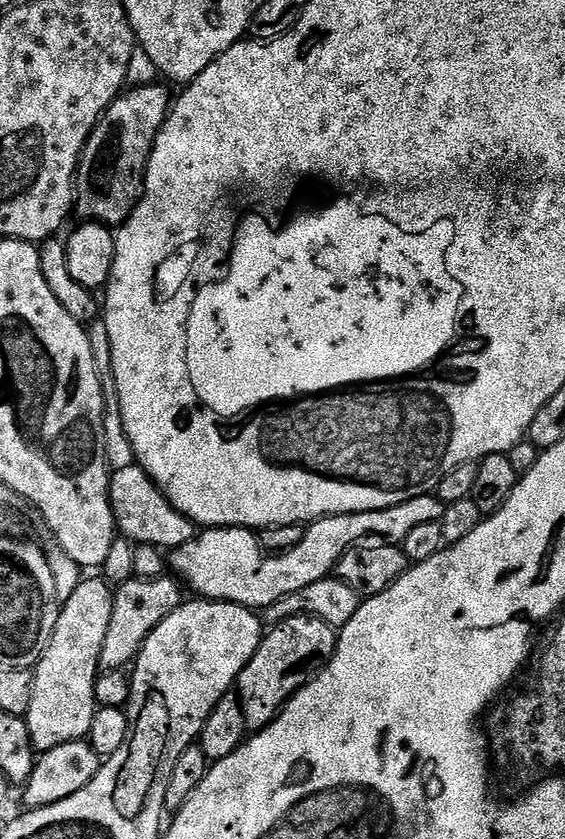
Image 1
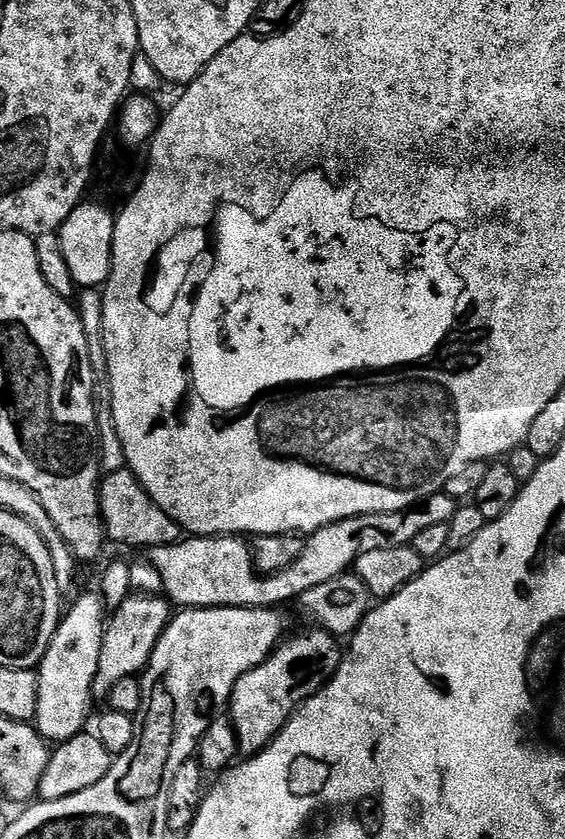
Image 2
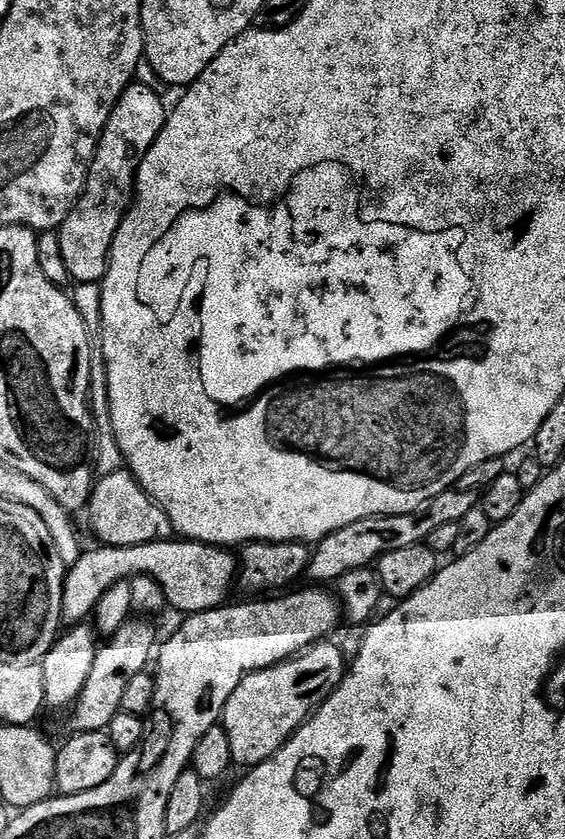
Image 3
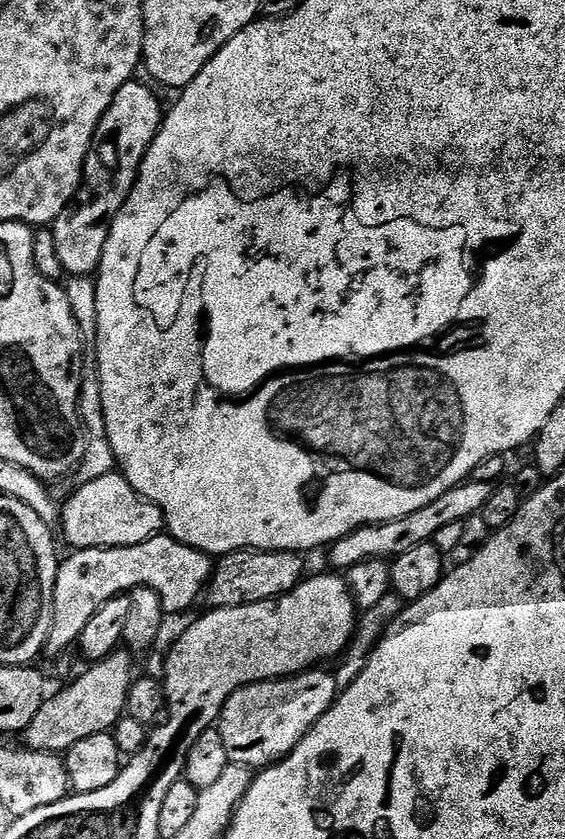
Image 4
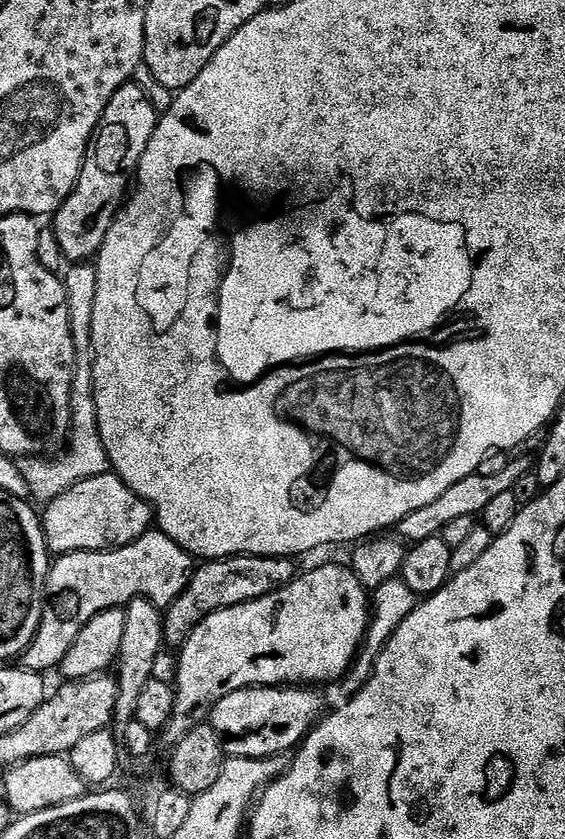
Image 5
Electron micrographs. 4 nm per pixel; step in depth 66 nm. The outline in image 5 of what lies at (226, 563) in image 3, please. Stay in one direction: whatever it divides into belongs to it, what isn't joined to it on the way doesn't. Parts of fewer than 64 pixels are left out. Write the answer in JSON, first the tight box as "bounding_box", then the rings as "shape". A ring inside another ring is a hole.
{"bounding_box":[22,530,194,674],"shape":[[[149,530],[142,538],[121,548],[109,548],[103,552],[65,552],[57,560],[60,561],[57,564],[55,561],[48,570],[48,585],[44,591],[44,613],[40,629],[22,657],[23,667],[41,674],[48,674],[51,668],[52,671],[59,669],[62,658],[66,658],[70,646],[74,646],[74,638],[82,634],[82,626],[86,626],[90,618],[111,608],[123,608],[125,604],[137,600],[139,596],[166,610],[180,597],[182,590],[186,590],[194,571],[192,553],[178,546],[178,542],[174,542],[159,530]]]}

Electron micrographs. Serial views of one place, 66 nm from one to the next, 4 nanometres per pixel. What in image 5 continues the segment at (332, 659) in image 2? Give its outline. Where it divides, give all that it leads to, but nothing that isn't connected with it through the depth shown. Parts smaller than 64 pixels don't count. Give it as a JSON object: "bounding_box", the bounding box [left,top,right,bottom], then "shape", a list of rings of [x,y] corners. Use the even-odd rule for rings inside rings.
{"bounding_box":[210,686,325,760],"shape":[[[281,686],[243,688],[234,694],[226,694],[226,698],[212,707],[210,717],[210,726],[220,736],[225,757],[265,760],[268,756],[283,757],[284,752],[291,753],[312,731],[325,711],[325,697],[316,692],[319,691],[312,686]]]}

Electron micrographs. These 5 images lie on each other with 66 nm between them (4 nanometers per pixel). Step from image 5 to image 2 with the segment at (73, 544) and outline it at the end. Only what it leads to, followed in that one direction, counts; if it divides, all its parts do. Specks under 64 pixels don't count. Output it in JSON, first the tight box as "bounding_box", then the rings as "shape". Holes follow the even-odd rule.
{"bounding_box":[100,472,182,550],"shape":[[[110,472],[100,485],[100,517],[104,520],[107,539],[116,544],[133,544],[151,550],[158,546],[174,544],[181,539],[182,529],[168,517],[146,494],[133,472]]]}

